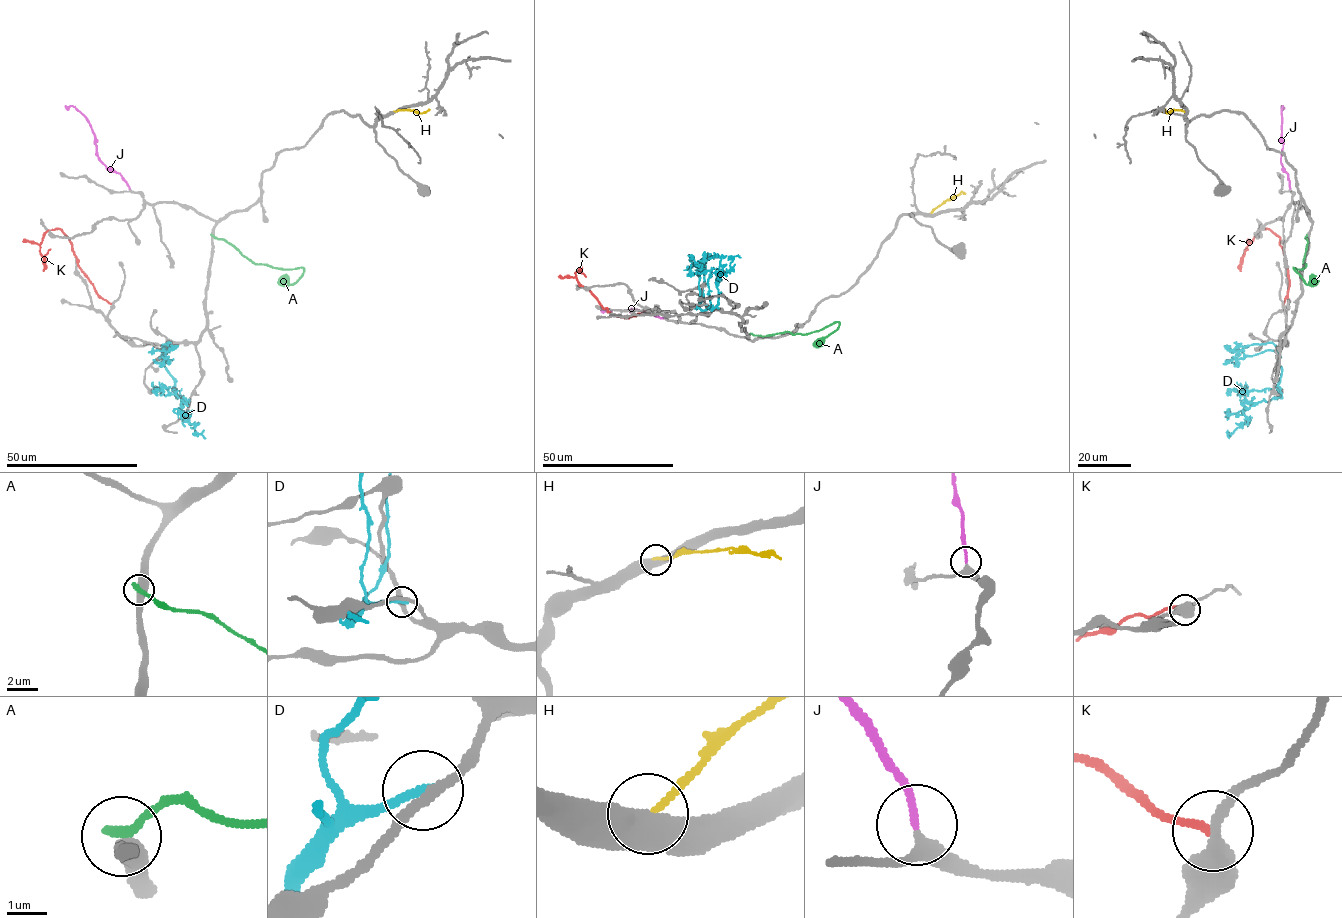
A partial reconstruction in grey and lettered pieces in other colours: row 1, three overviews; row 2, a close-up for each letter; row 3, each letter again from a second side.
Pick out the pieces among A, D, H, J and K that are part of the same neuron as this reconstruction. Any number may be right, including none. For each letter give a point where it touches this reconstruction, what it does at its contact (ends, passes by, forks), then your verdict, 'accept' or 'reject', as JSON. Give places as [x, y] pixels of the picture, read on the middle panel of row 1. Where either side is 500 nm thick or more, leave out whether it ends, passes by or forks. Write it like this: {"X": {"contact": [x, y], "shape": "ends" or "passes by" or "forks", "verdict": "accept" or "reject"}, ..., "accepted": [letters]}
{"A": {"contact": [747, 336], "shape": "ends", "verdict": "reject"}, "D": {"contact": [705, 305], "shape": "ends", "verdict": "reject"}, "H": {"contact": [929, 214], "verdict": "reject"}, "J": {"contact": [665, 318], "shape": "ends", "verdict": "accept"}, "K": {"contact": [648, 312], "shape": "ends", "verdict": "reject"}, "accepted": ["J"]}

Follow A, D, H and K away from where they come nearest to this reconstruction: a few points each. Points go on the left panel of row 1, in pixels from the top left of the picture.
A: (211, 235), (231, 244), (256, 264), (303, 269), (303, 273), (292, 284), (278, 280)
D: (170, 349), (161, 355), (161, 362), (182, 398), (181, 409), (188, 422), (205, 438)
H: (394, 111), (406, 109), (419, 113), (430, 109)
K: (112, 304), (97, 294), (77, 264), (71, 242), (60, 229), (48, 230), (40, 244), (43, 271)

